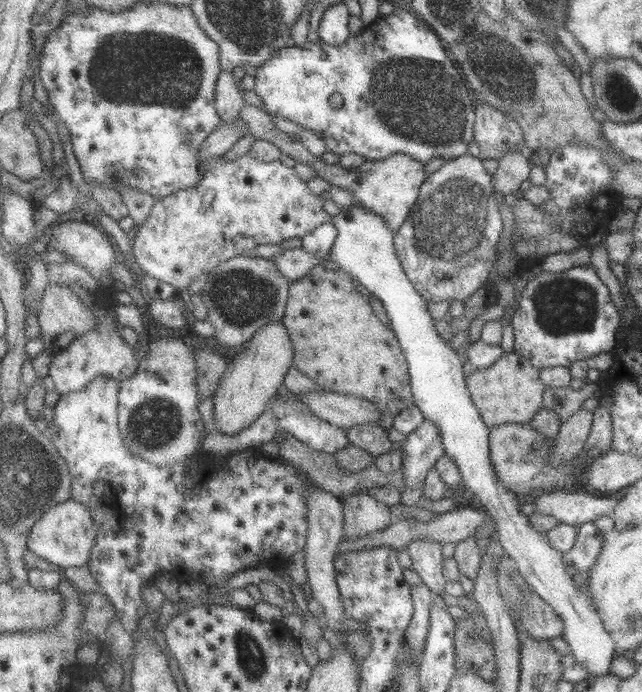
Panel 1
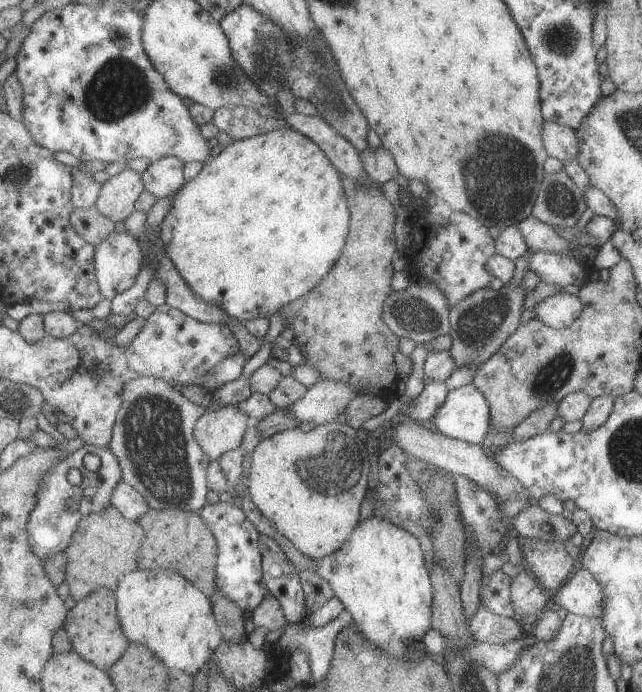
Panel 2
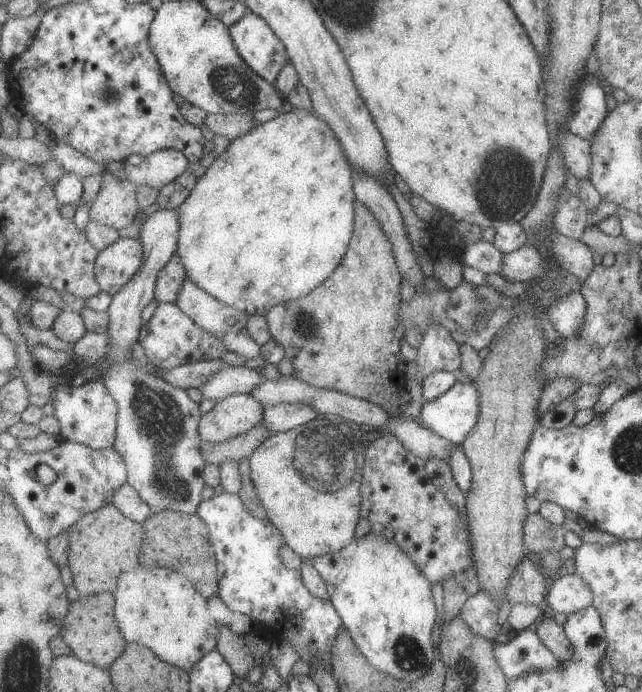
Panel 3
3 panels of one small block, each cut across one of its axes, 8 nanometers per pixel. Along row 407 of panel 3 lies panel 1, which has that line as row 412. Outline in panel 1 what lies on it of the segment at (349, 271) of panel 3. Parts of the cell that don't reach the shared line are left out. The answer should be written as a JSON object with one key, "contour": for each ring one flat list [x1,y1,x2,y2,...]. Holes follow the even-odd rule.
{"contour":[[332,258,321,263,309,275,291,282,290,299,284,323,295,347,294,368,315,381,323,391,339,392,369,400,381,412,378,433,394,428,397,416,415,407,410,378,410,365,392,325,383,323,371,306,370,299,357,290,352,274]]}

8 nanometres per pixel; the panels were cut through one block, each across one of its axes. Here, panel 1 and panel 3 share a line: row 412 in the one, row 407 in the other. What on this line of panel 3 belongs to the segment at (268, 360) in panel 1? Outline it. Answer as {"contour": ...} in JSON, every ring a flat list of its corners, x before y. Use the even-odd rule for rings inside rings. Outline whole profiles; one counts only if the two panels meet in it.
{"contour":[[237,394,219,401,204,414,200,434,205,444,223,442,250,432,264,420,265,405,252,394]]}

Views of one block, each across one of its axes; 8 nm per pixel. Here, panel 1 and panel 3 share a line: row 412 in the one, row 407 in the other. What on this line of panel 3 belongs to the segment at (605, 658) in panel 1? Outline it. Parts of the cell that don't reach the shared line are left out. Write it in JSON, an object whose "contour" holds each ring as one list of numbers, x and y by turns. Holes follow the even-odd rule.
{"contour":[[458,381,440,398,426,401,419,420,437,436,452,444,463,445,479,424,479,396,475,381,467,384]]}

